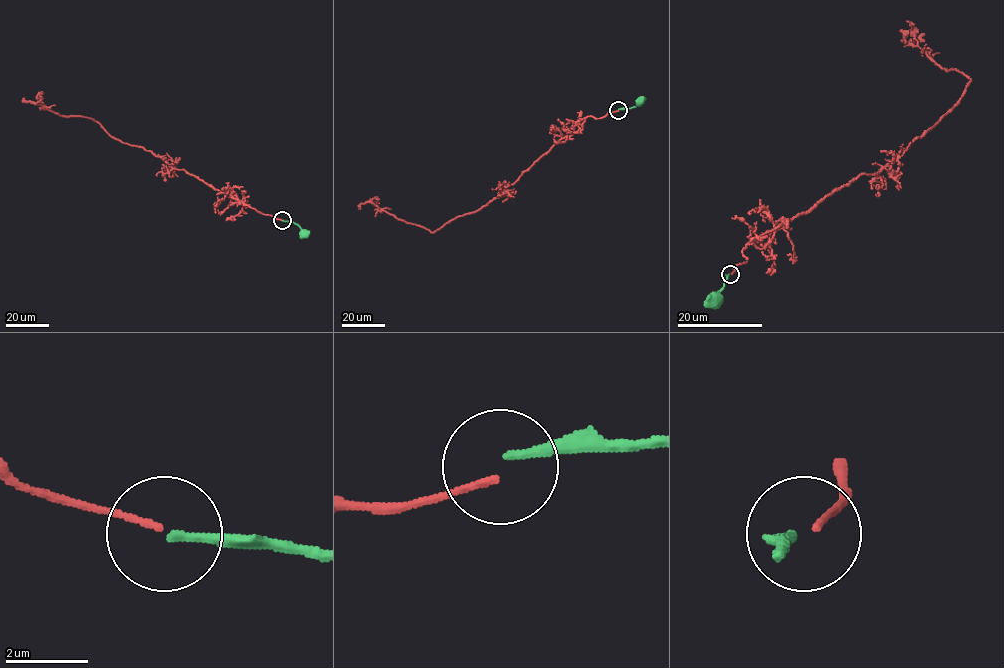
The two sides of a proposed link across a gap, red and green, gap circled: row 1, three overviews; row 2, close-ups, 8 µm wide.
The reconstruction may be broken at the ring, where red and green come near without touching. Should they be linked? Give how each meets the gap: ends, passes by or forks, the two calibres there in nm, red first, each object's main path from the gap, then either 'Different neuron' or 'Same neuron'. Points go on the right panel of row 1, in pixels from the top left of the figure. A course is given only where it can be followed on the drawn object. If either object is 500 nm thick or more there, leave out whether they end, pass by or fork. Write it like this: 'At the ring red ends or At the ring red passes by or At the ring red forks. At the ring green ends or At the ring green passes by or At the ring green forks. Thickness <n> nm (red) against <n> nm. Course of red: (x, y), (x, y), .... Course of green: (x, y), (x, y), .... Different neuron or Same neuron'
At the ring red ends. At the ring green ends. Thickness 160 nm (red) against 200 nm. Course of red: (731, 274), (750, 242), (878, 172), (961, 96), (970, 79), (910, 43), (924, 35). Course of green: (729, 275), (714, 299). Different neuron

